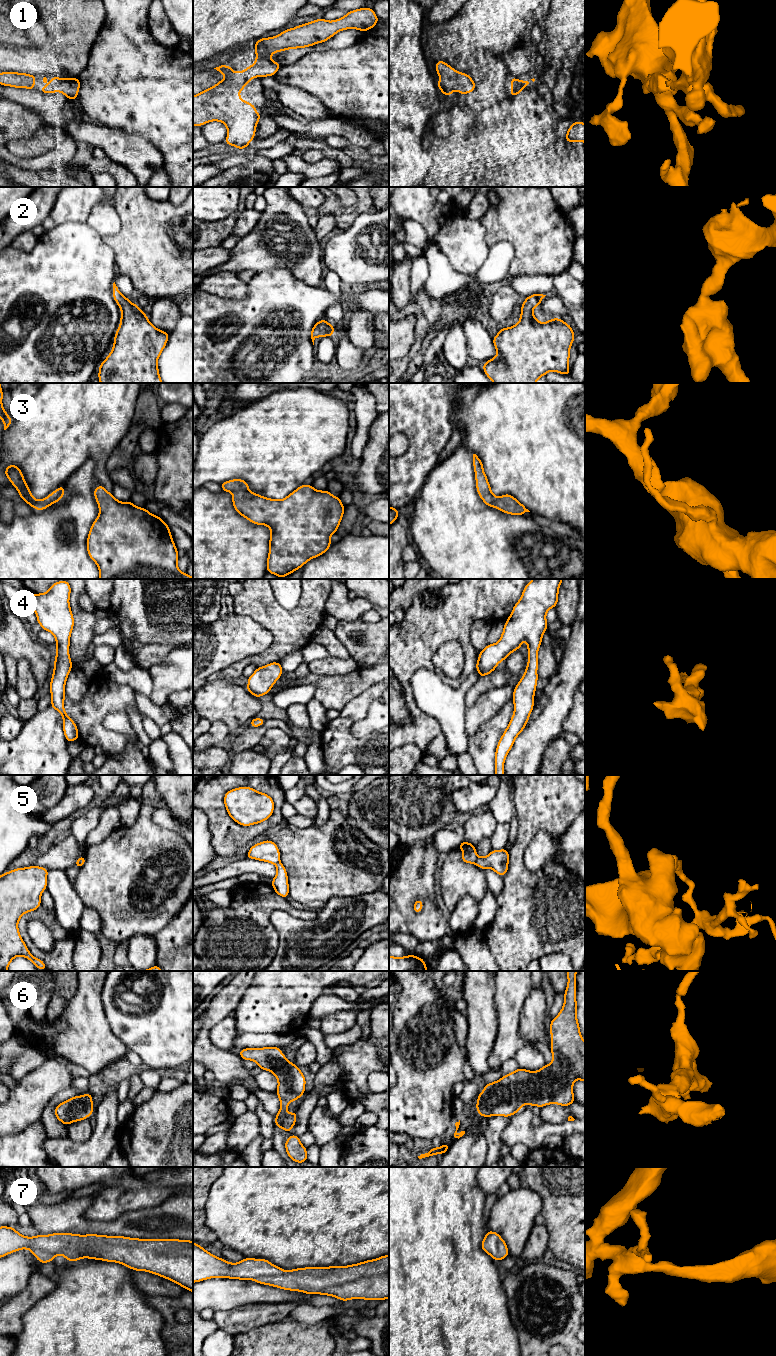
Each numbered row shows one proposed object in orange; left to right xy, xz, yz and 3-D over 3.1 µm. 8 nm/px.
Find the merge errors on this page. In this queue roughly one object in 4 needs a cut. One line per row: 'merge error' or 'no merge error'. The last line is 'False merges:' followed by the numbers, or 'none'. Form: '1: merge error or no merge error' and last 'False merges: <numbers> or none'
1: no merge error
2: no merge error
3: no merge error
4: no merge error
5: merge error
6: no merge error
7: no merge error
False merges: 5

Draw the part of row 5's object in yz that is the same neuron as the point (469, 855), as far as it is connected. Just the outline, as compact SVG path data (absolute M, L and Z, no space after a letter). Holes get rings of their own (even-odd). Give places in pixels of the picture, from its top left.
M463 840L458 848L463 851L463 855L461 857L463 862L476 864L478 856L476 853L476 847L473 844Z

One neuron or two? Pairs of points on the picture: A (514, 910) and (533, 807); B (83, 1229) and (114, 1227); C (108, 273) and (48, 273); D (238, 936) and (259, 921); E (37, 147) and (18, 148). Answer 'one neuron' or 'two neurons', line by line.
A: one neuron
B: one neuron
C: one neuron
D: one neuron
E: one neuron

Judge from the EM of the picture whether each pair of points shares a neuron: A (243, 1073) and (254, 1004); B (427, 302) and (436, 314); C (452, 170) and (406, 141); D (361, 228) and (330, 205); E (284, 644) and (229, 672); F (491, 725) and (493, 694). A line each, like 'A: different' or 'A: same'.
A: different
B: same
C: different
D: different
E: same
F: different

